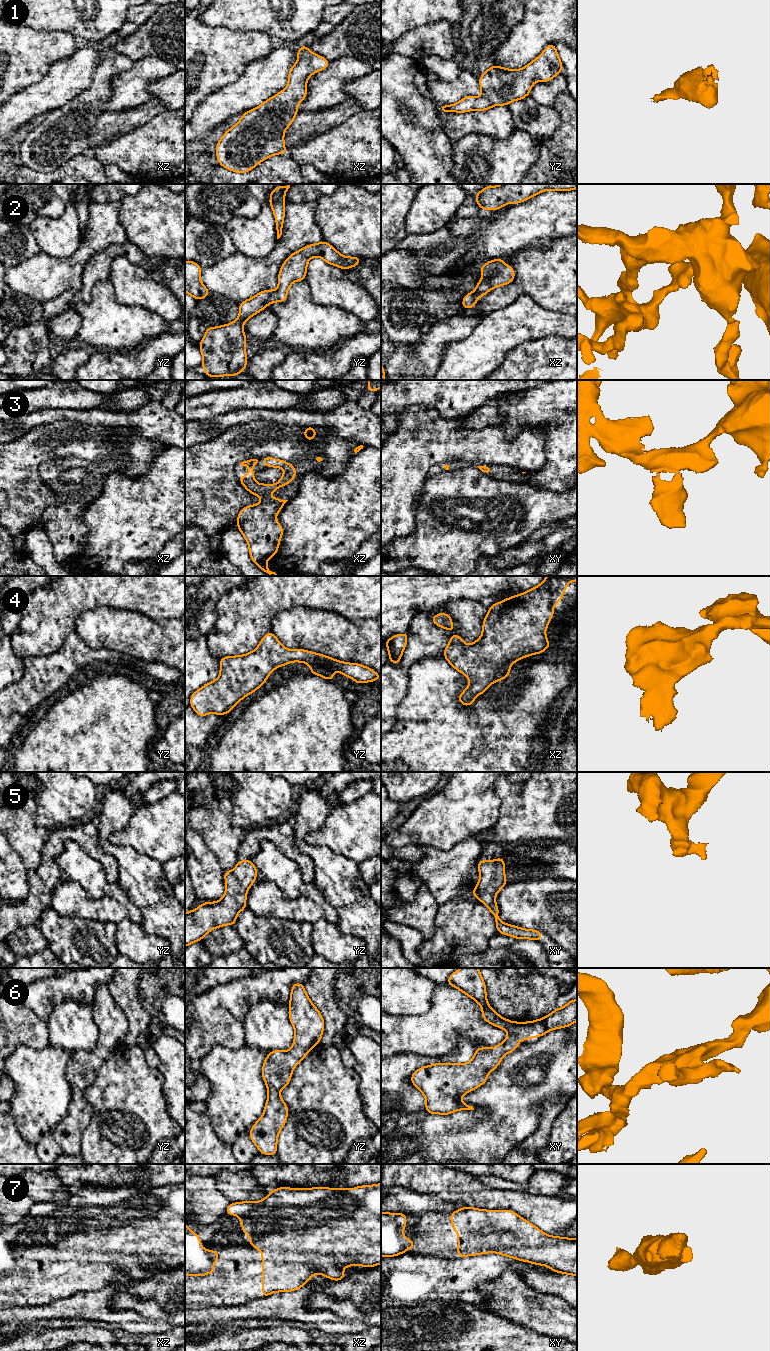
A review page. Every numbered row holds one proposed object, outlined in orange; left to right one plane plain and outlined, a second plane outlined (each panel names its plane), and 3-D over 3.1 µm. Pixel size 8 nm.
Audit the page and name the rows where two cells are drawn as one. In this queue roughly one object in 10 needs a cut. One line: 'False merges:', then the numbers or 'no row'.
False merges: no row

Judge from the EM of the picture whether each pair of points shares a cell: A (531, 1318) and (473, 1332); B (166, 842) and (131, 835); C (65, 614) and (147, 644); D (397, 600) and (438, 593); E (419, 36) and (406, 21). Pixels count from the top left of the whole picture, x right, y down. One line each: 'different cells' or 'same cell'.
A: different cells
B: same cell
C: different cells
D: same cell
E: different cells

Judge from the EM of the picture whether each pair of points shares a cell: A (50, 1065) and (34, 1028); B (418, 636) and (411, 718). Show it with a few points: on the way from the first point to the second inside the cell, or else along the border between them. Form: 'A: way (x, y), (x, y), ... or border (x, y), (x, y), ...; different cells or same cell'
A: border (20, 1044), (35, 1049), (43, 1049), (49, 1045); different cells
B: border (439, 656), (417, 661), (409, 669), (407, 684); different cells

